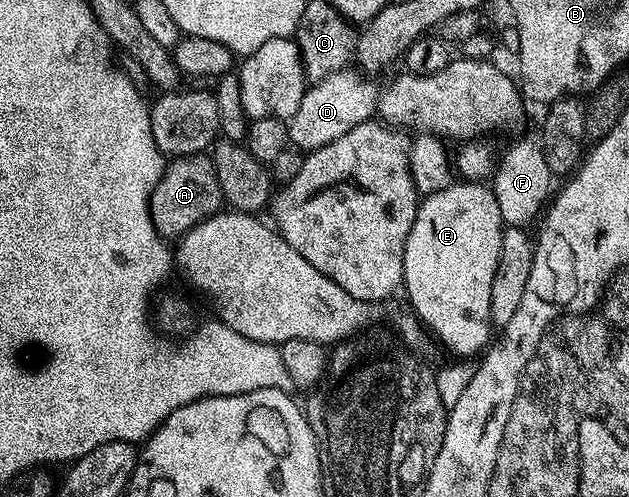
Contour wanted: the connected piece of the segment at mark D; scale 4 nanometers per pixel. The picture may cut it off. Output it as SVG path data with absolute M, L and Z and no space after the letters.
M345 69L330 73L330 77L317 80L309 86L302 97L302 105L298 105L298 113L287 120L289 144L301 153L311 153L350 133L350 129L369 122L377 114L381 88L375 87L368 79L371 78Z

